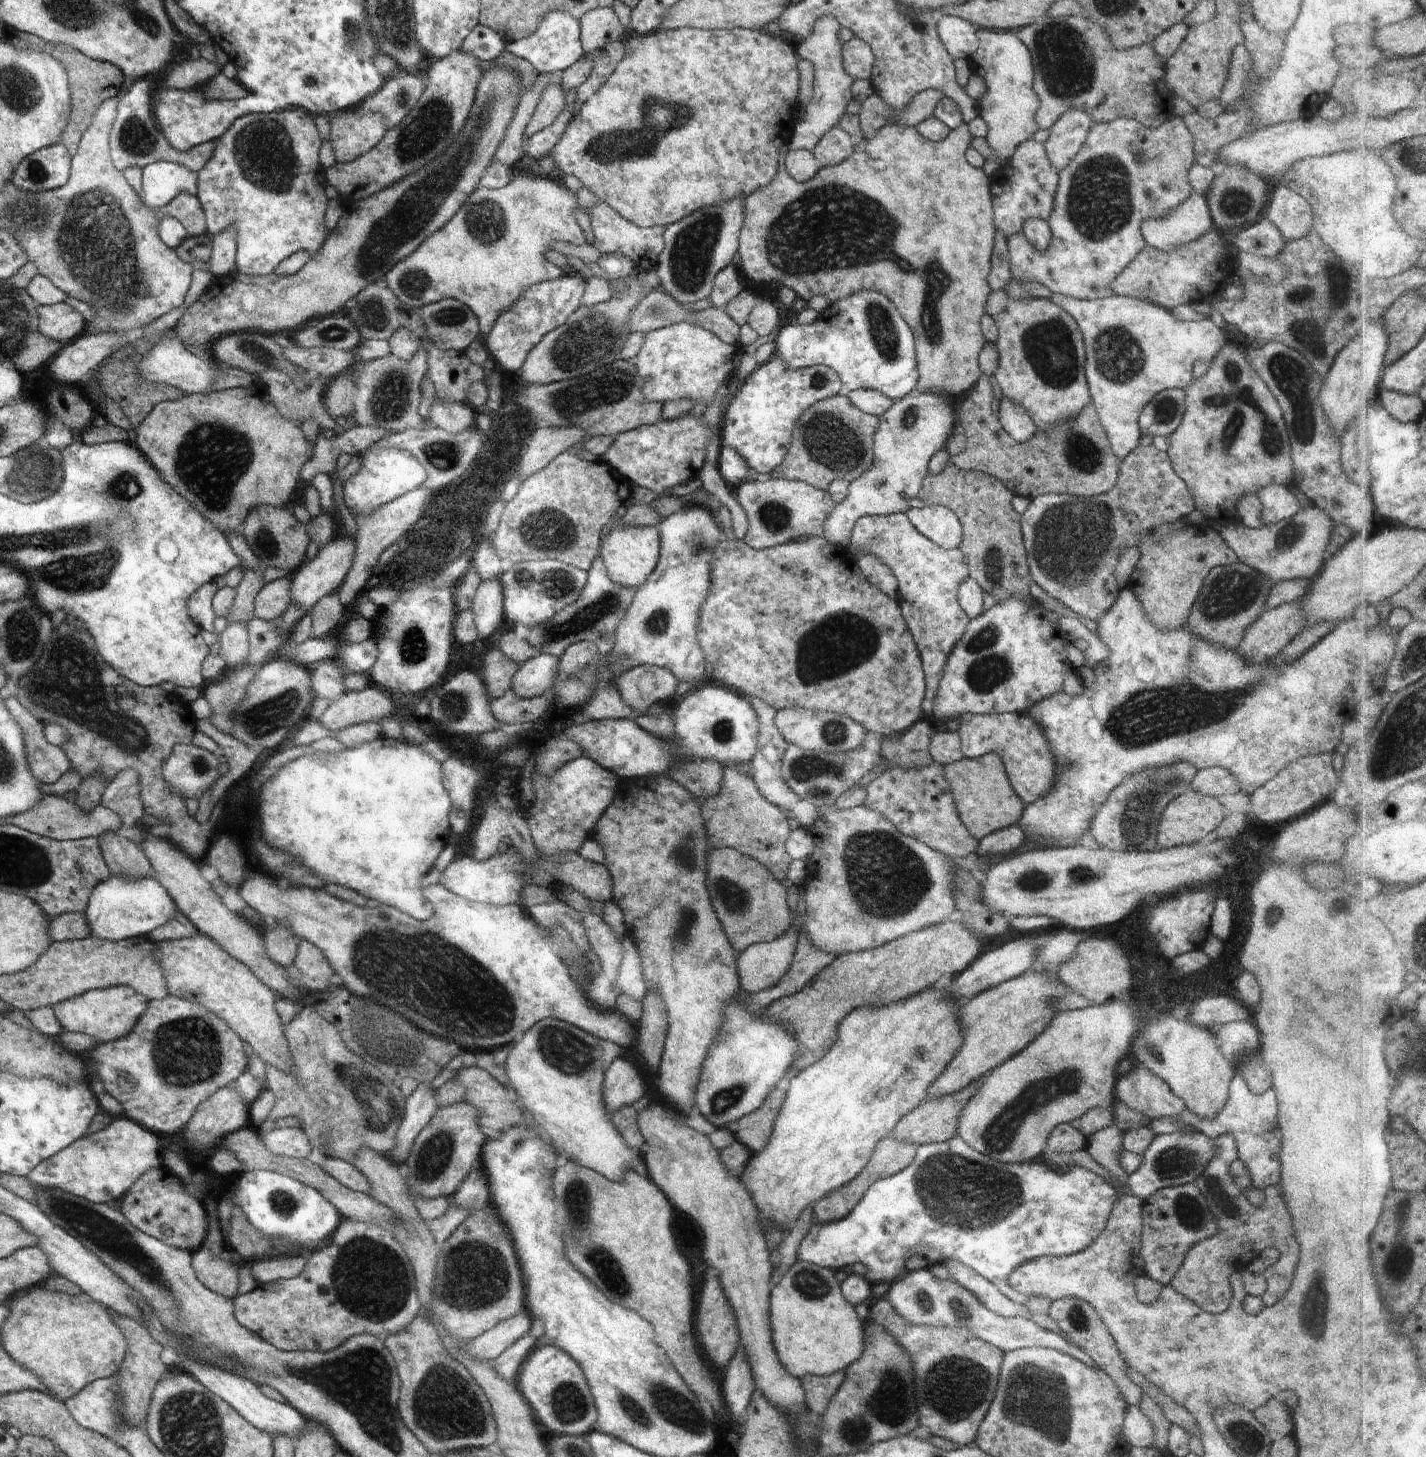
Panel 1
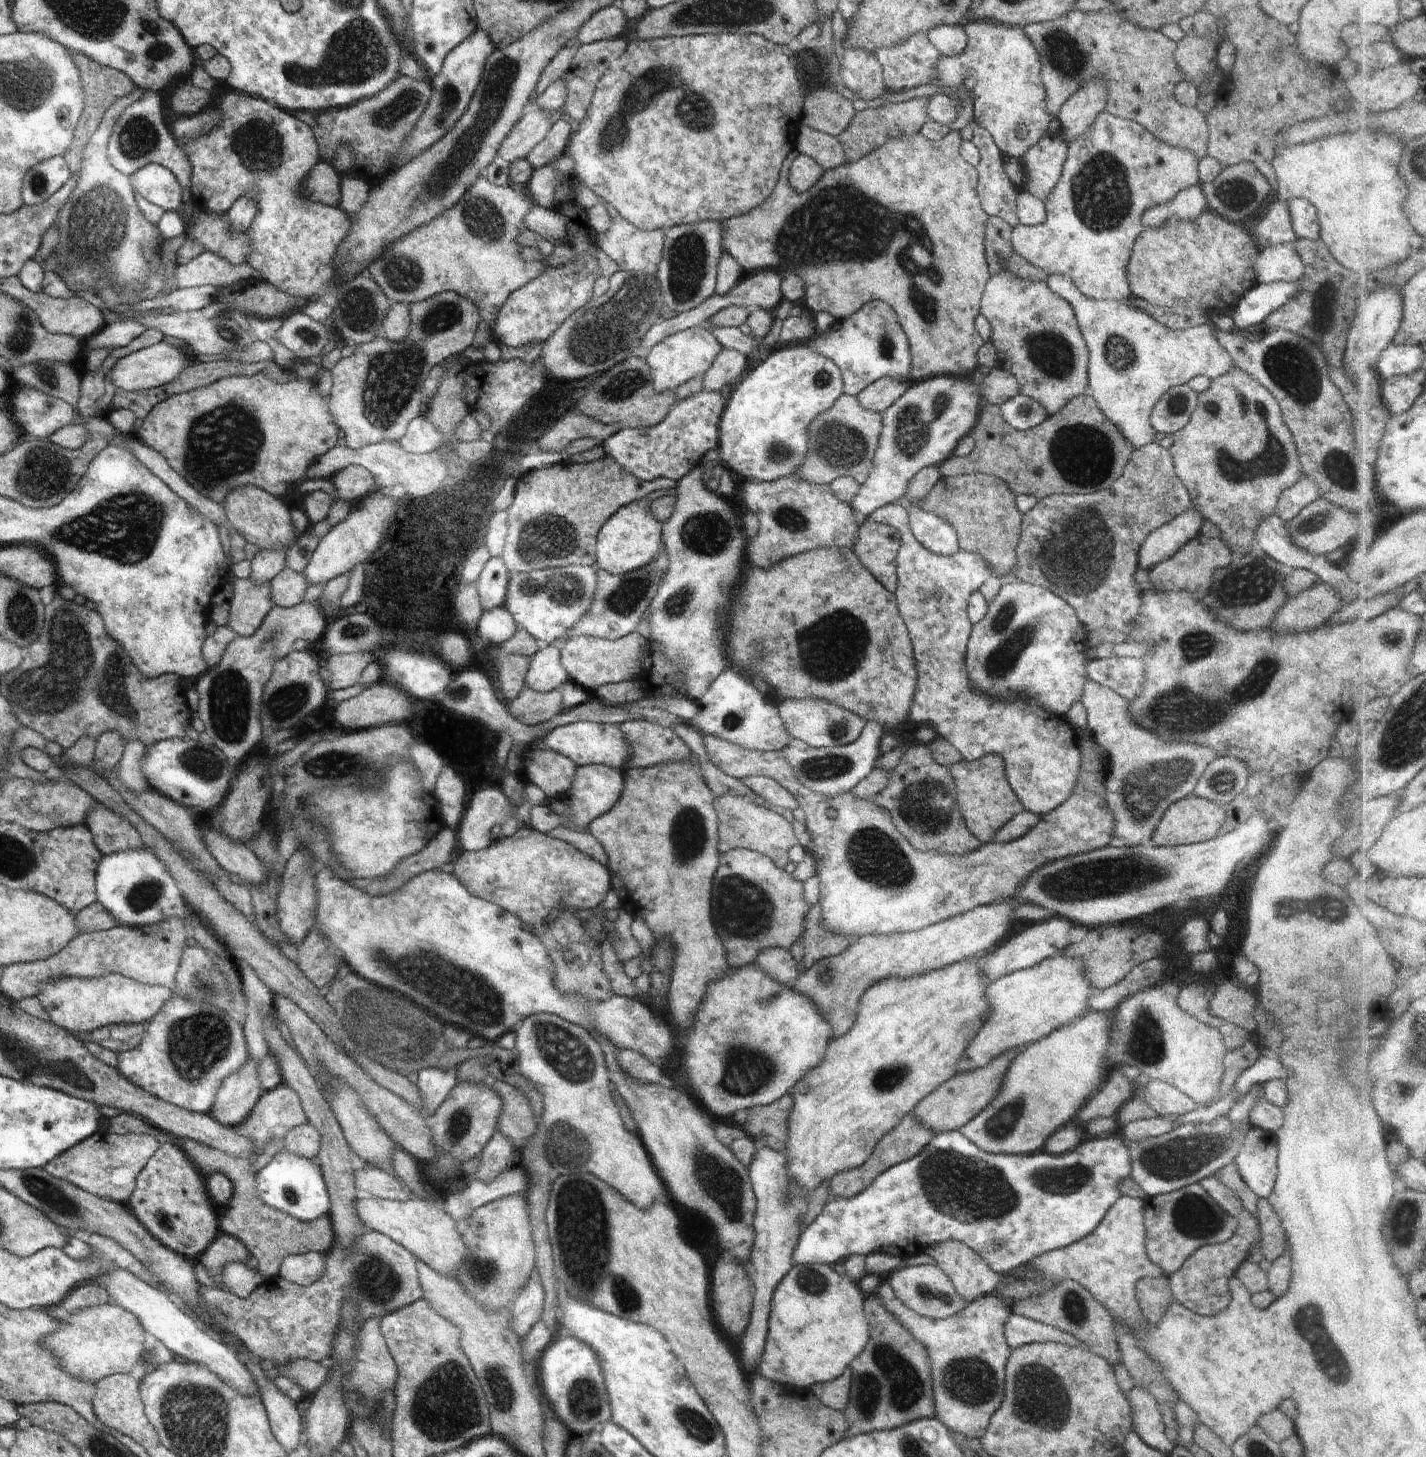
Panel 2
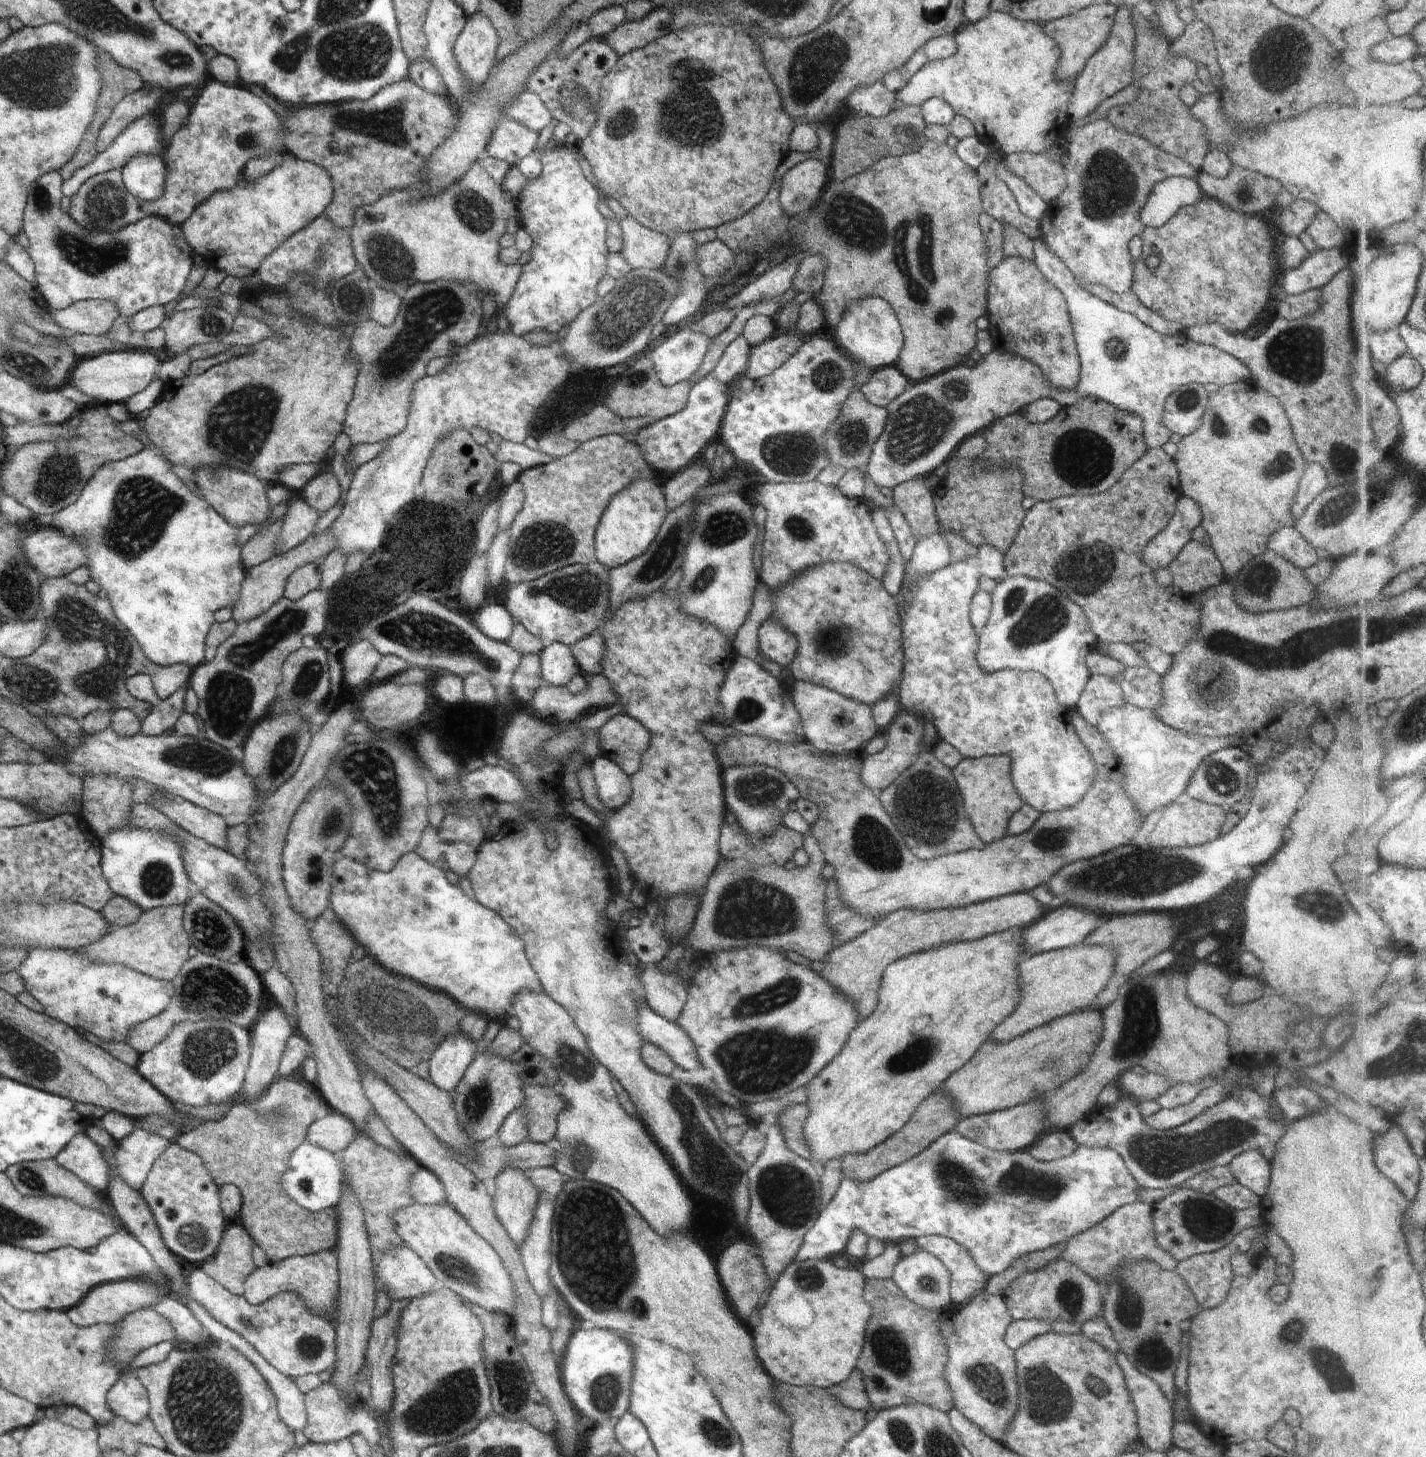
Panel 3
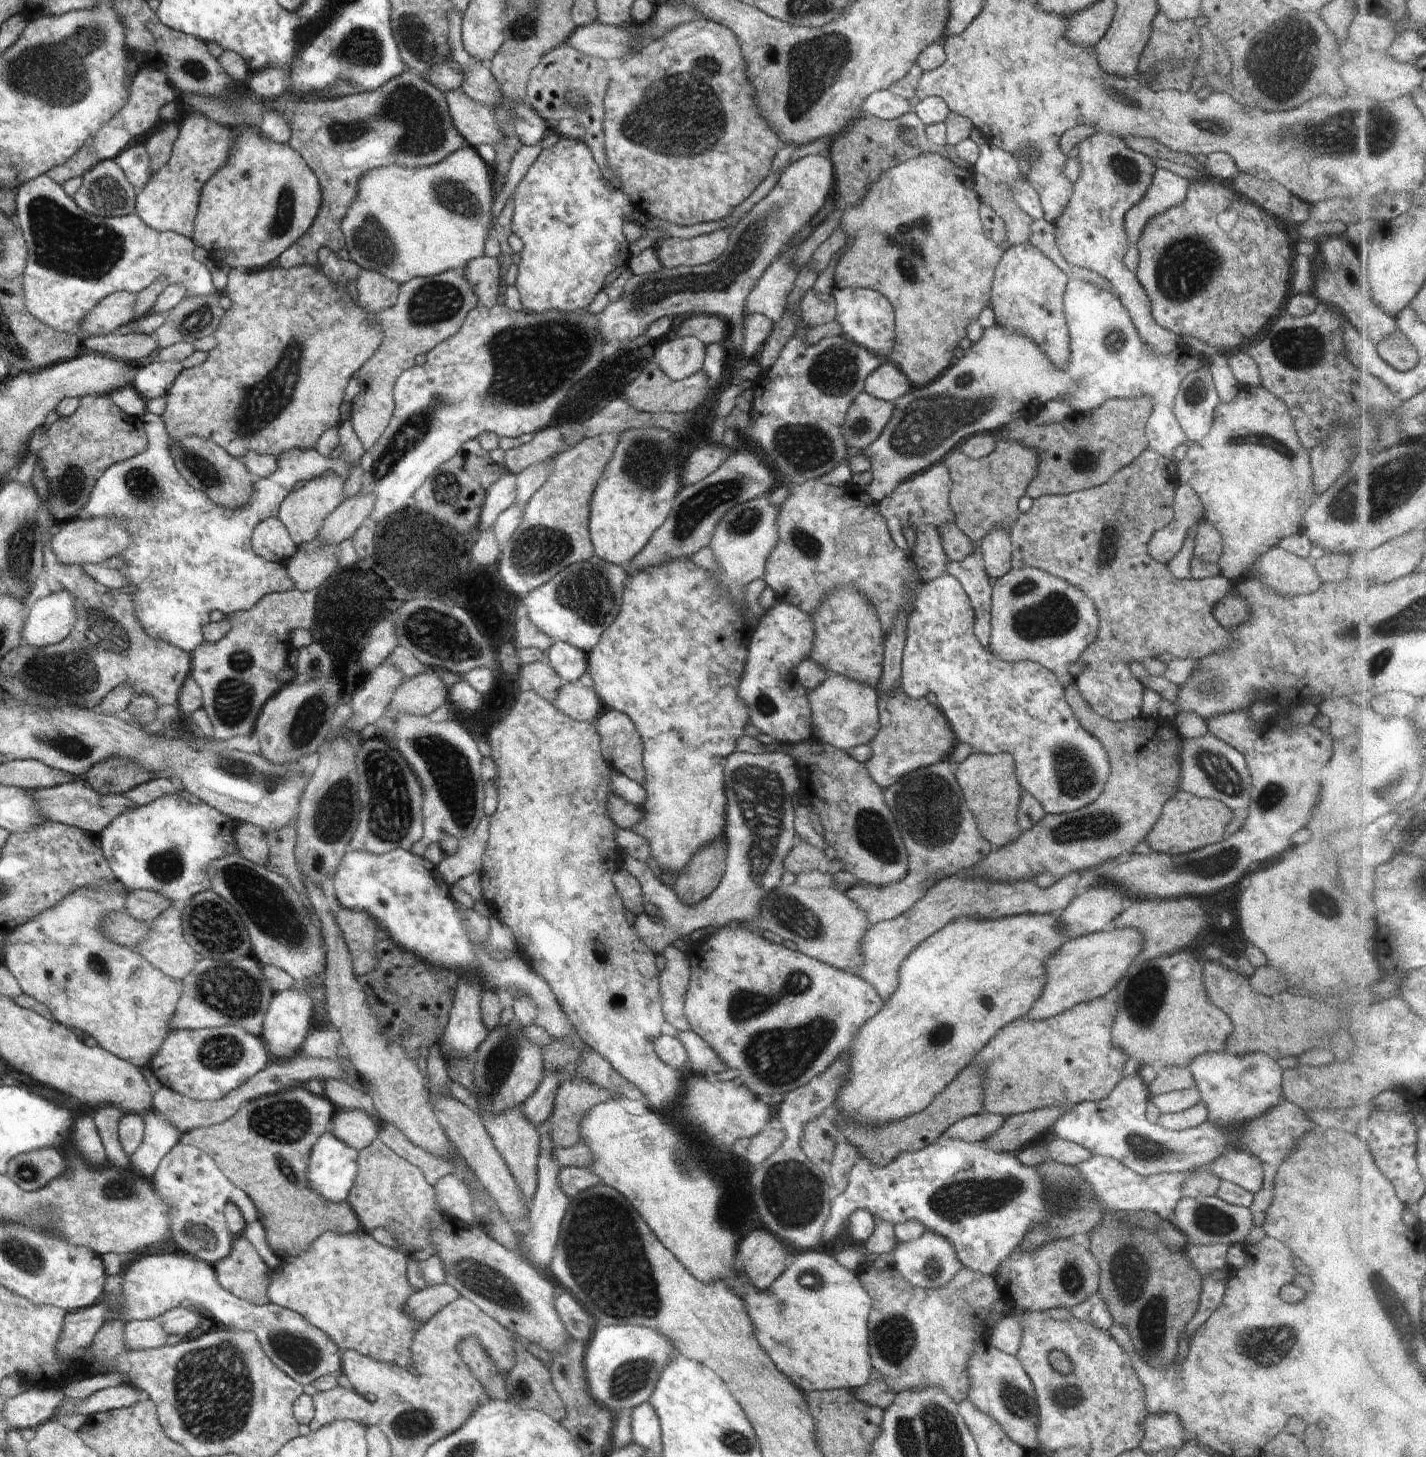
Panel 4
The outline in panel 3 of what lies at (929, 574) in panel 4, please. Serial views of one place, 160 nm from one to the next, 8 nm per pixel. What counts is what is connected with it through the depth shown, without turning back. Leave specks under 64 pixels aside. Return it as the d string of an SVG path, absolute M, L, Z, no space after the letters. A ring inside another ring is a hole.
M916 477L892 489L895 506L905 516L916 541L936 534L940 529L933 494L926 481L925 477Z

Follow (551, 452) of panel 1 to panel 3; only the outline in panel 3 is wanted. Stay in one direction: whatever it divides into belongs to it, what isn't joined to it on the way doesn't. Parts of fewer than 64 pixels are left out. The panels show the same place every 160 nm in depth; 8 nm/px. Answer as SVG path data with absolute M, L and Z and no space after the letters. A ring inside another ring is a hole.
M598 405L588 414L581 415L563 430L562 435L577 443L609 434L633 434L654 423L644 417L625 419L617 417L606 405Z

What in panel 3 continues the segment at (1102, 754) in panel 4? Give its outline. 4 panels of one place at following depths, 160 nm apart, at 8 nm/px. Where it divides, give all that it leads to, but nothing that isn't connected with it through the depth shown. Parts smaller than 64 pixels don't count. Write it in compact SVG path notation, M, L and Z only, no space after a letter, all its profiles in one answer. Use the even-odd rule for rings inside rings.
M983 544L979 546L979 553L972 558L967 558L965 562L950 563L948 566L933 572L931 575L924 578L917 579L914 585L909 585L909 594L906 597L900 597L898 594L898 601L903 602L903 610L900 611L901 630L903 631L902 648L903 648L903 673L901 674L899 682L899 699L902 708L908 712L916 713L922 718L931 720L937 730L938 739L944 740L953 747L966 759L977 759L980 757L995 757L996 755L1006 755L1011 760L1011 779L1020 795L1020 798L1029 804L1034 810L1041 813L1049 813L1052 811L1059 811L1068 807L1073 807L1093 785L1093 780L1096 774L1096 760L1094 753L1089 751L1084 743L1078 738L1073 722L1070 719L1070 710L1060 701L1055 695L1053 686L1050 681L1039 672L1036 671L1022 671L1004 669L993 673L987 673L979 667L976 660L977 651L977 635L971 620L969 619L969 608L973 594L979 590L978 578L981 575L988 576L991 579L1004 580L1009 577L1007 570L1004 568L1004 553L998 550L993 544Z

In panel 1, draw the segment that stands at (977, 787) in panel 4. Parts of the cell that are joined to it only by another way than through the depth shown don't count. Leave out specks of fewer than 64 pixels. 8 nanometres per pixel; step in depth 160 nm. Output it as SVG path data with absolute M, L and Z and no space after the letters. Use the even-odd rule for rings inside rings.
M984 754L980 758L966 759L943 767L944 778L950 784L957 814L973 838L980 841L997 831L1017 825L1024 814L1024 802L1010 785L1006 766L998 755Z

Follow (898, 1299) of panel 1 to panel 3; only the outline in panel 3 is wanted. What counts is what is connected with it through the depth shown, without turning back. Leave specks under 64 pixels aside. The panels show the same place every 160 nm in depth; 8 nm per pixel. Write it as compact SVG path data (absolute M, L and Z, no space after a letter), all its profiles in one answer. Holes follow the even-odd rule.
M917 1247L913 1255L902 1256L897 1262L891 1277L901 1292L904 1293L904 1296L909 1301L915 1302L915 1305L929 1311L941 1312L942 1309L952 1304L949 1291L951 1283L950 1271L937 1256L923 1248ZM1012 1319L1004 1335L1004 1342L1010 1350L1018 1350L1028 1339L1047 1332L1080 1333L1079 1324L1060 1319Z

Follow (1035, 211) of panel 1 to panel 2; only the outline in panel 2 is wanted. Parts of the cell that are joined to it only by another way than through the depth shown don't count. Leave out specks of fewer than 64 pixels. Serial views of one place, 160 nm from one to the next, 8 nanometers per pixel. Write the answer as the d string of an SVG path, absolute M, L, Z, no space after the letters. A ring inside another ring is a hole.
M1046 134L1022 156L1022 164L1028 170L1028 184L1019 188L1045 202L1060 178L1067 157L1067 144L1060 134Z

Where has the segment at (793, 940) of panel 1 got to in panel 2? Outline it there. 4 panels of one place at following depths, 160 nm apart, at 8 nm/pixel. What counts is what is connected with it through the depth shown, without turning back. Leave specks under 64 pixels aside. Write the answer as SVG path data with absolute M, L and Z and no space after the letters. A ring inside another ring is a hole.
M774 947L763 950L755 962L770 978L789 985L803 971L803 964L797 963L790 951Z

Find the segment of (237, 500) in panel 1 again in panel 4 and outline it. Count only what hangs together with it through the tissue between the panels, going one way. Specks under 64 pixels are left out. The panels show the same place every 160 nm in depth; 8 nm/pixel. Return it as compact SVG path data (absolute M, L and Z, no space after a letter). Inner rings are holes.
M300 265L290 269L274 267L256 272L231 268L223 294L230 298L231 304L223 312L218 328L211 334L217 342L215 347L207 352L208 358L200 366L182 369L166 394L167 406L161 419L164 421L170 440L179 441L184 437L196 435L214 441L239 460L248 451L277 457L280 453L292 449L314 449L318 438L325 430L340 425L342 419L339 408L344 401L344 389L348 380L357 374L380 346L383 337L381 328L373 325L372 314L368 314L360 305L357 306L344 287L335 285L327 274L310 265Z

